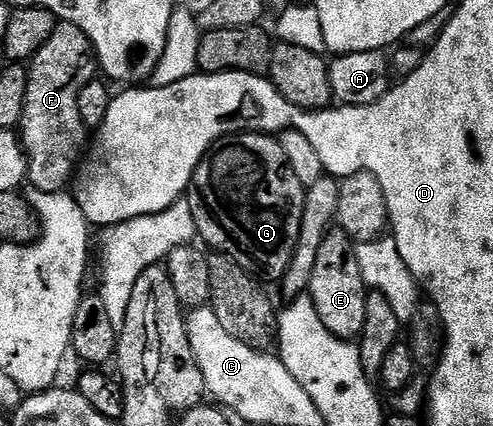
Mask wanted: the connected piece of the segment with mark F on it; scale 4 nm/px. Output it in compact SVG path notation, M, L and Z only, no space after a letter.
M59 22L53 36L49 36L45 45L30 59L27 75L29 92L25 96L21 123L21 146L27 159L26 177L31 178L30 185L34 189L57 194L72 185L77 163L89 146L89 128L81 120L81 112L77 112L81 88L97 78L95 48L89 36L72 22Z

